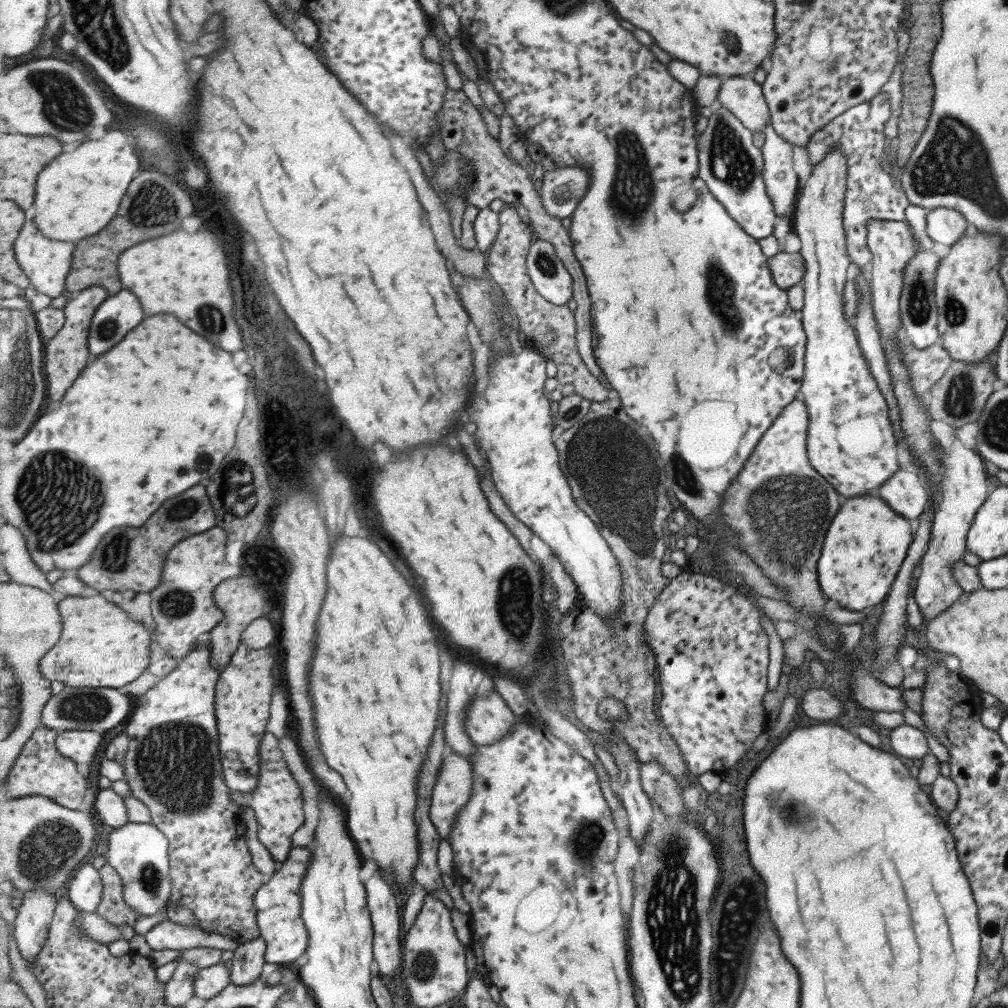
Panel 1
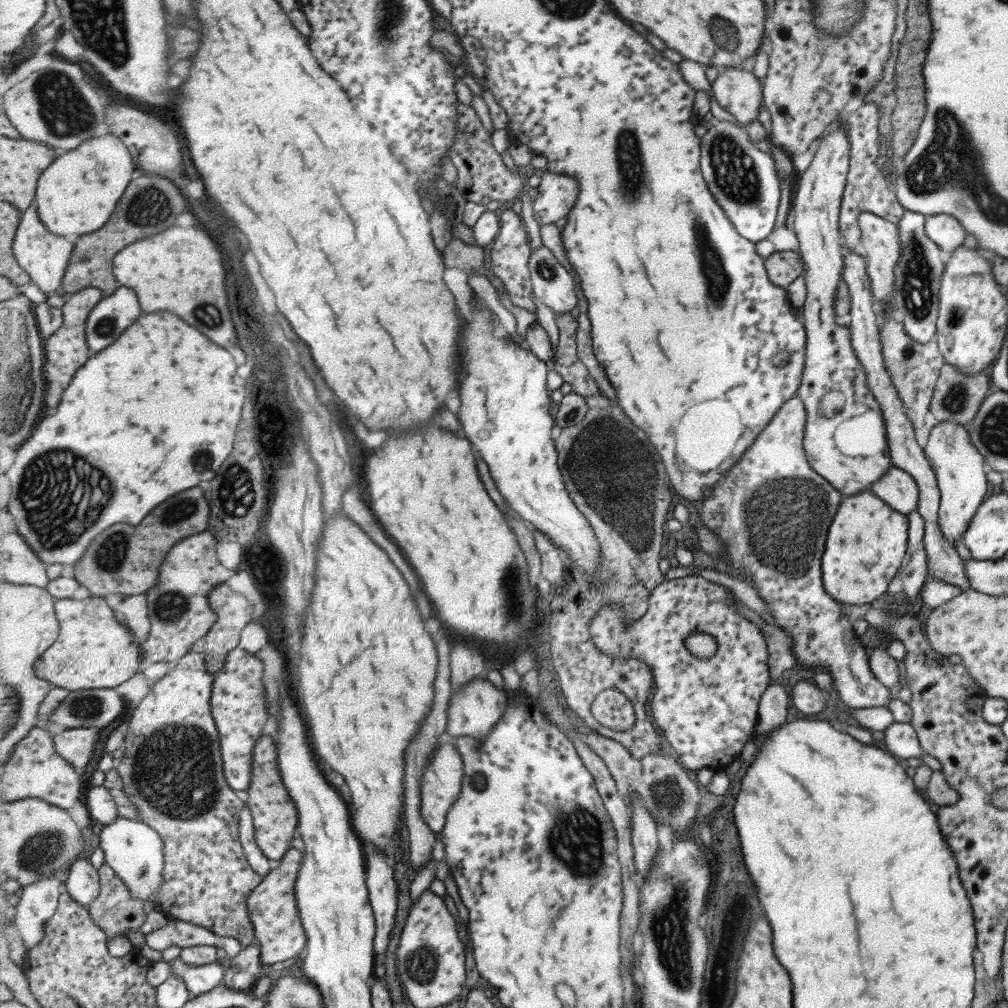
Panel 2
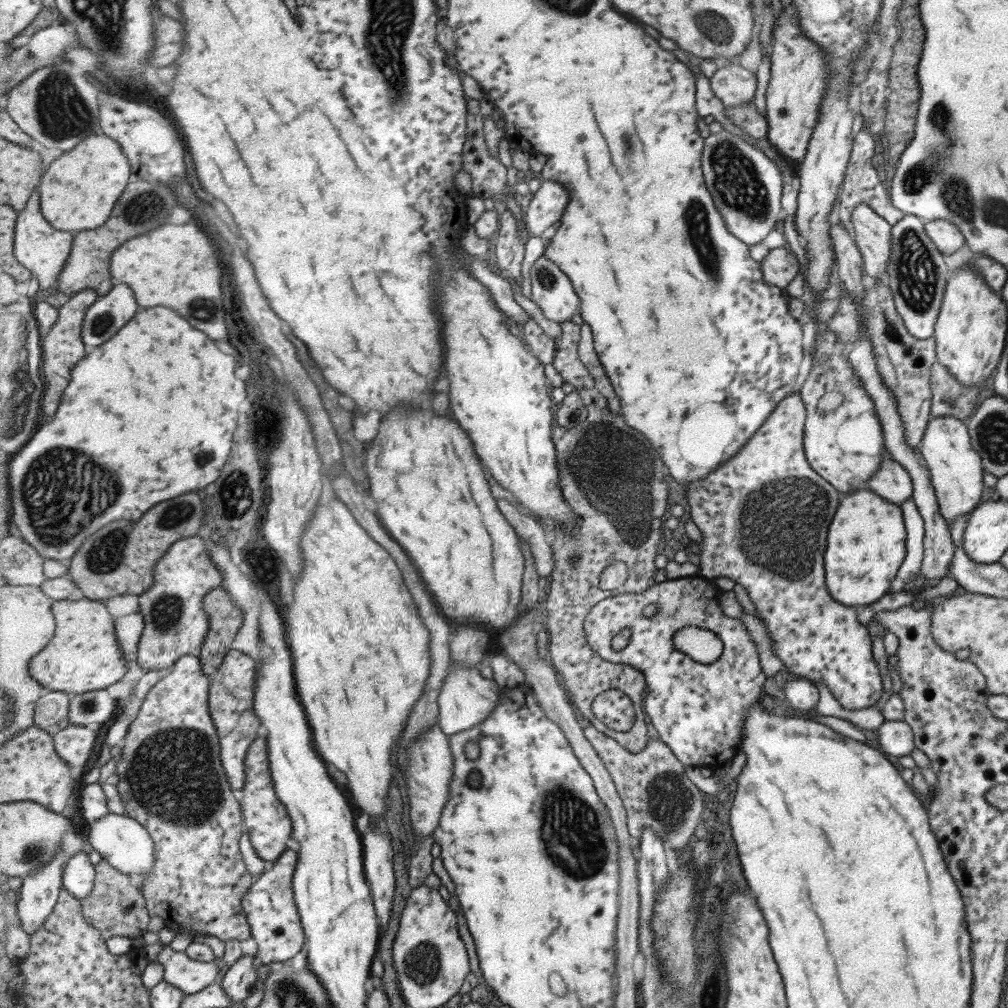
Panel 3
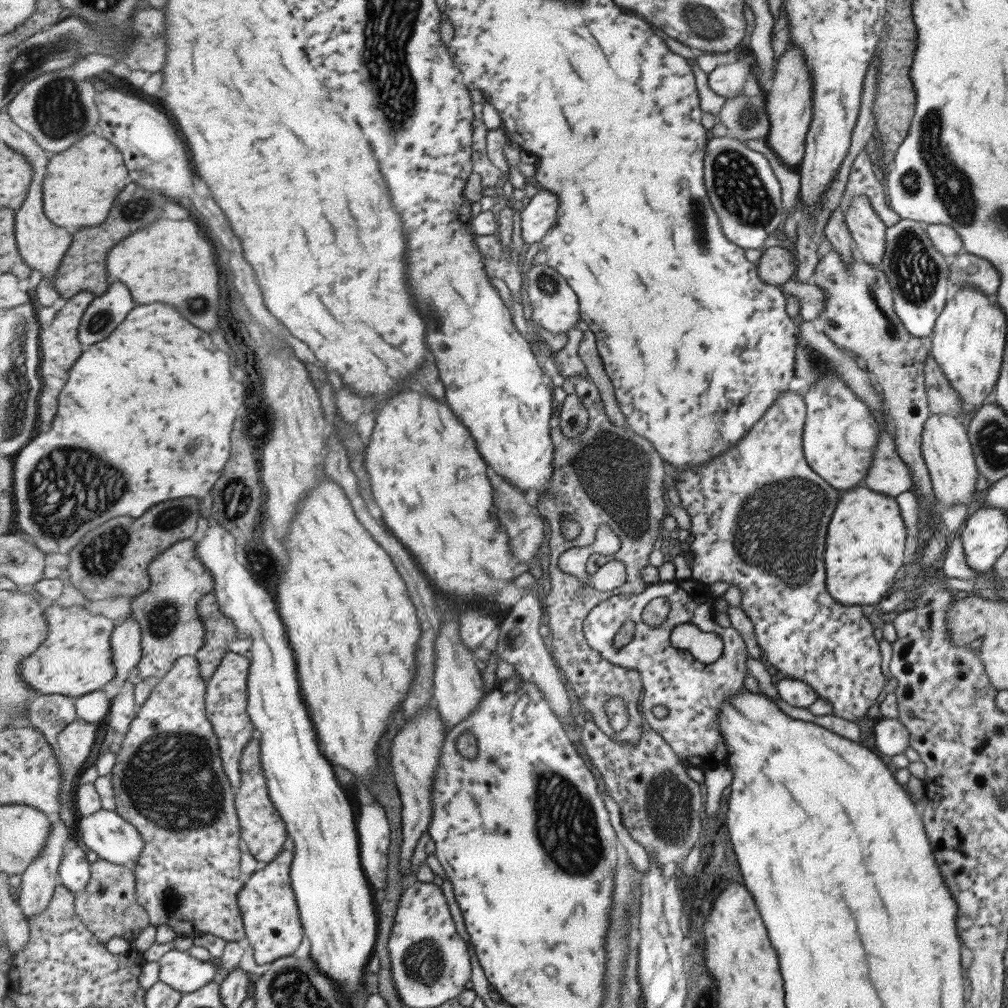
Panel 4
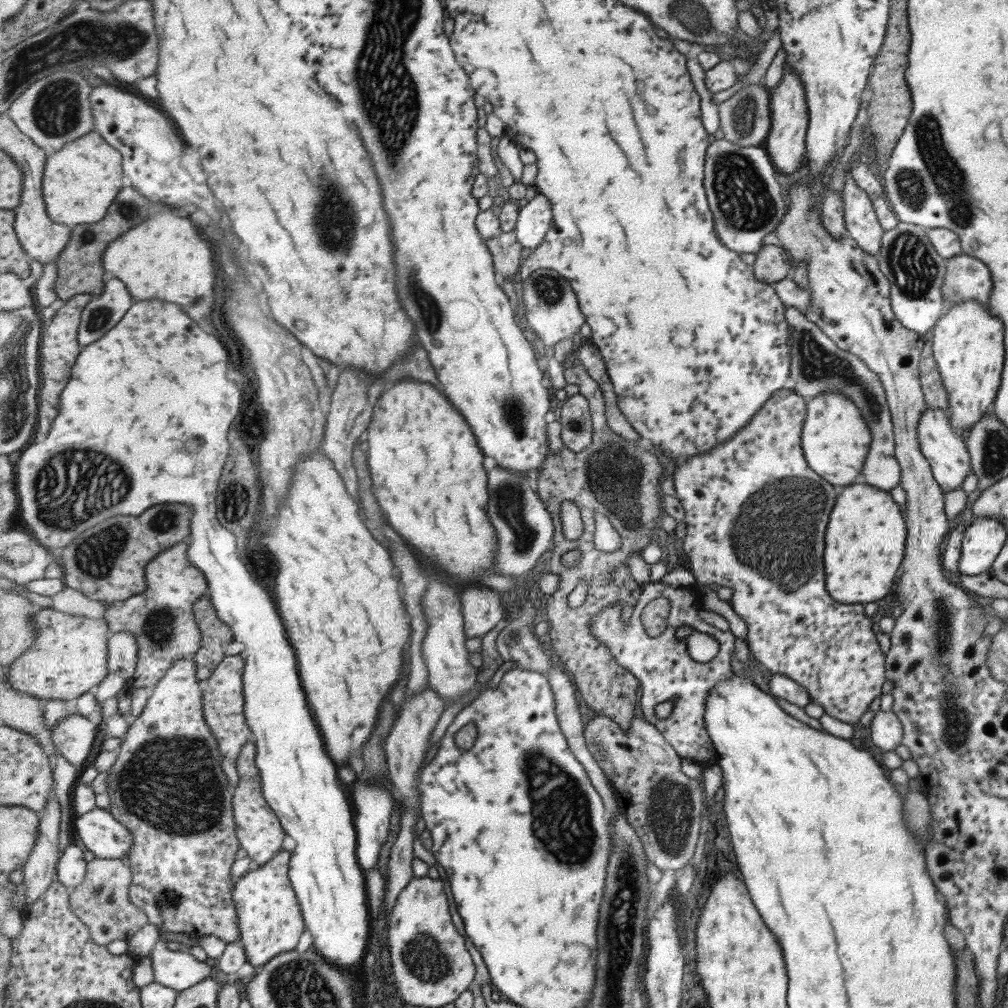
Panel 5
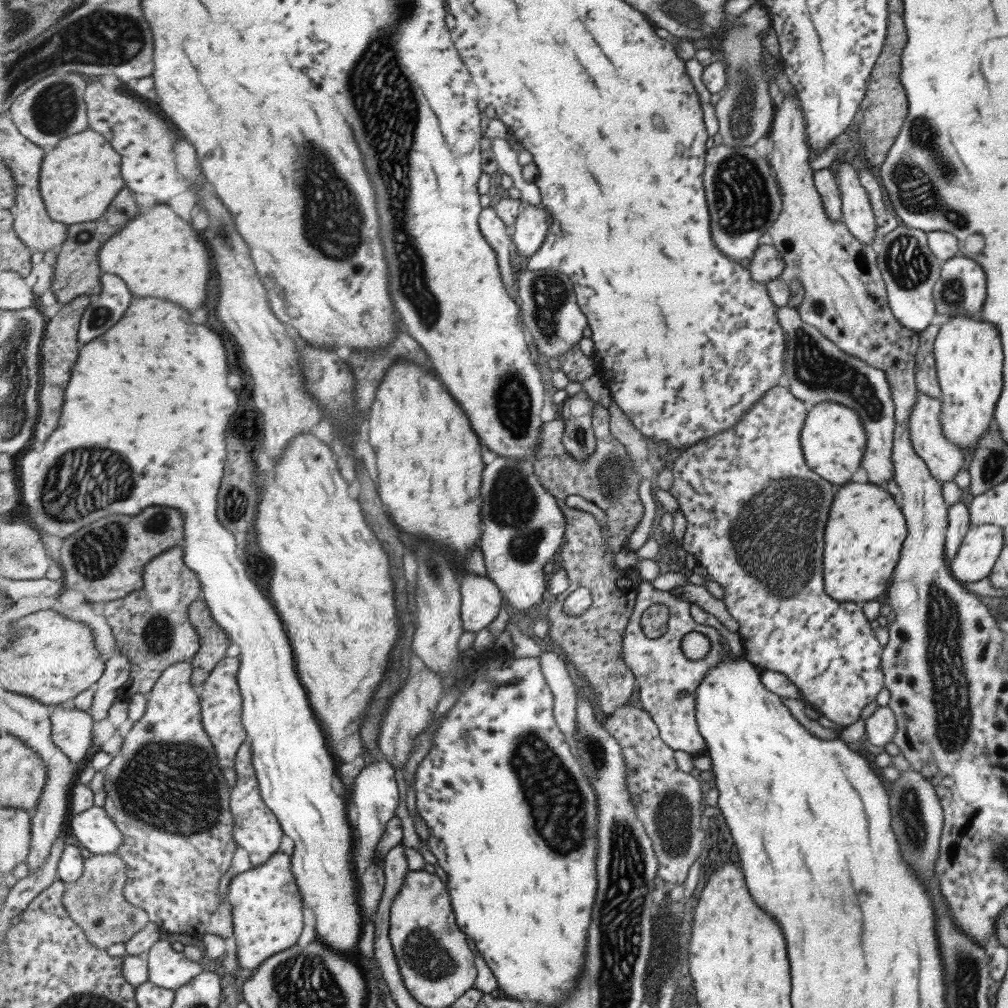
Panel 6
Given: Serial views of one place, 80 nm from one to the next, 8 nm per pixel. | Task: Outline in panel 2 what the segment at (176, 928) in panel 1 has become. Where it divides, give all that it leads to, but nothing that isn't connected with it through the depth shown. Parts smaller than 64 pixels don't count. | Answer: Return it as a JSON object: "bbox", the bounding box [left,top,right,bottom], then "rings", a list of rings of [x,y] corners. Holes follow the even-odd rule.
{"bbox":[146,919,244,960],"rings":[[[172,919],[168,923],[146,934],[147,945],[154,950],[163,952],[169,946],[180,946],[181,949],[190,949],[197,945],[211,945],[223,948],[227,952],[227,958],[232,960],[243,951],[244,946],[238,938],[219,936],[211,930],[203,928],[203,925],[195,925],[184,920]]]}

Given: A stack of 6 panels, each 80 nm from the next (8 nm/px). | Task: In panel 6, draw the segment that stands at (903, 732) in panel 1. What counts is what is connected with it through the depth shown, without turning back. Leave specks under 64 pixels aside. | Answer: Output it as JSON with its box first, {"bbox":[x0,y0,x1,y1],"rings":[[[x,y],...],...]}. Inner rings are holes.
{"bbox":[864,705,895,748],"rings":[[[877,705],[869,717],[864,720],[864,732],[867,734],[867,740],[876,747],[883,748],[891,743],[895,729],[894,714],[887,705]]]}

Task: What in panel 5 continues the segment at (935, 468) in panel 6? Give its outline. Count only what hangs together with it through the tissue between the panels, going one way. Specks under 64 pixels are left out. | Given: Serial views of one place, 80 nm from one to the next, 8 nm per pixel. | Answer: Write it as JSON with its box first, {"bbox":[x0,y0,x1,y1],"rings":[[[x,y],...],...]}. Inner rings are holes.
{"bbox":[916,408,970,494],"rings":[[[929,408],[922,412],[916,426],[916,437],[919,450],[928,462],[933,481],[939,486],[941,494],[951,490],[961,490],[964,478],[970,472],[970,458],[965,446],[965,434],[955,432],[950,427],[948,415],[943,409]]]}

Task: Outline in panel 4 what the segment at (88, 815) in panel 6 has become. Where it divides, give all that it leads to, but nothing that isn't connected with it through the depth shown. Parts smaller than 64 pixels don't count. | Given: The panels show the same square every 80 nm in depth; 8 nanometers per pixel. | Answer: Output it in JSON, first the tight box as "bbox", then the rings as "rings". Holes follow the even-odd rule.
{"bbox":[74,809,145,868],"rings":[[[101,809],[91,816],[80,817],[74,827],[74,832],[81,833],[82,841],[99,858],[134,868],[138,863],[140,854],[145,848],[142,834],[130,822],[127,822],[117,810]]]}

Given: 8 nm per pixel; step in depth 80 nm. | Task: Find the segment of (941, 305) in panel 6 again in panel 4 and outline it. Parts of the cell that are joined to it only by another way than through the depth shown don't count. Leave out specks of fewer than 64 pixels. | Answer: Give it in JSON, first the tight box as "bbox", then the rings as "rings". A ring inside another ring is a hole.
{"bbox":[948,251,999,297],"rings":[[[964,251],[954,259],[948,265],[948,279],[953,284],[950,290],[957,289],[957,286],[970,286],[987,297],[992,297],[996,293],[999,273],[991,263]]]}

